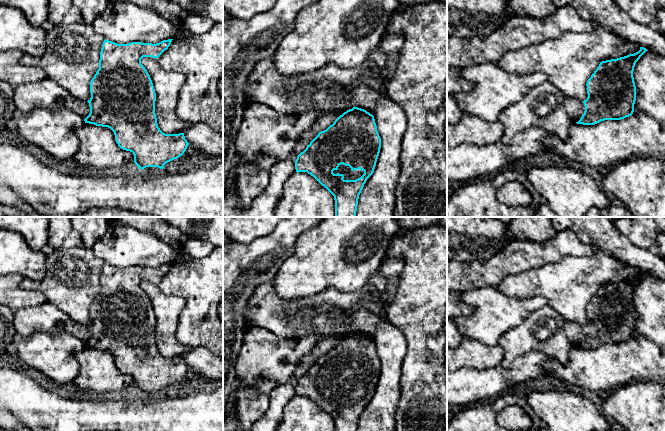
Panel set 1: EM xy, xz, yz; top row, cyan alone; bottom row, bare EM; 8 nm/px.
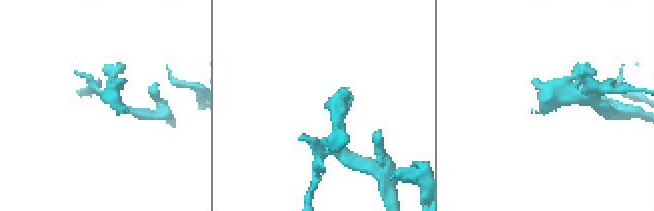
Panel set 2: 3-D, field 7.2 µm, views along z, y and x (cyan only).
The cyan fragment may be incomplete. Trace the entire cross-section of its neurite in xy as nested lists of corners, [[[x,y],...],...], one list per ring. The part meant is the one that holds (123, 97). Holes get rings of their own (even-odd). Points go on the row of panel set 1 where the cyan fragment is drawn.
[[[105,39],[100,52],[99,69],[90,82],[91,98],[88,101],[79,100],[56,82],[44,79],[14,87],[13,101],[16,109],[21,112],[30,112],[35,108],[71,110],[80,115],[85,123],[110,128],[118,146],[133,153],[136,167],[145,172],[159,172],[166,163],[182,156],[189,143],[184,133],[165,134],[158,127],[155,114],[156,93],[141,59],[158,58],[168,49],[172,40],[156,44],[117,44]]]

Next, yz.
[[[640,47],[634,54],[600,62],[587,81],[587,99],[579,101],[571,97],[564,98],[565,107],[573,123],[594,125],[604,120],[621,120],[631,116],[636,101],[633,71],[636,62],[646,51],[646,48]]]

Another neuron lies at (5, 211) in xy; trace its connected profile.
[[[0,204],[0,217],[30,217],[20,209]]]

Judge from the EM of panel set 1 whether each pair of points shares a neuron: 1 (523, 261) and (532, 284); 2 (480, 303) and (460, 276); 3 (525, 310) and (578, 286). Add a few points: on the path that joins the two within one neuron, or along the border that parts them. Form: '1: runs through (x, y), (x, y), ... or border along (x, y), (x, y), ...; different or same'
1: border along (549, 262), (520, 273), (509, 274), (505, 278); different
2: border along (492, 286), (474, 287), (462, 292); different
3: border along (522, 297), (542, 296), (547, 304); different

